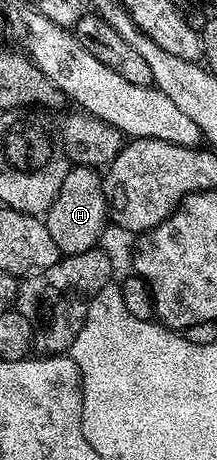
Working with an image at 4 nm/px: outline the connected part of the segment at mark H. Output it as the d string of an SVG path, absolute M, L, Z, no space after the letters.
M71 165L64 184L56 200L46 209L44 221L52 241L56 243L59 255L79 254L95 249L108 227L108 207L106 205L106 187L101 173L93 166Z

